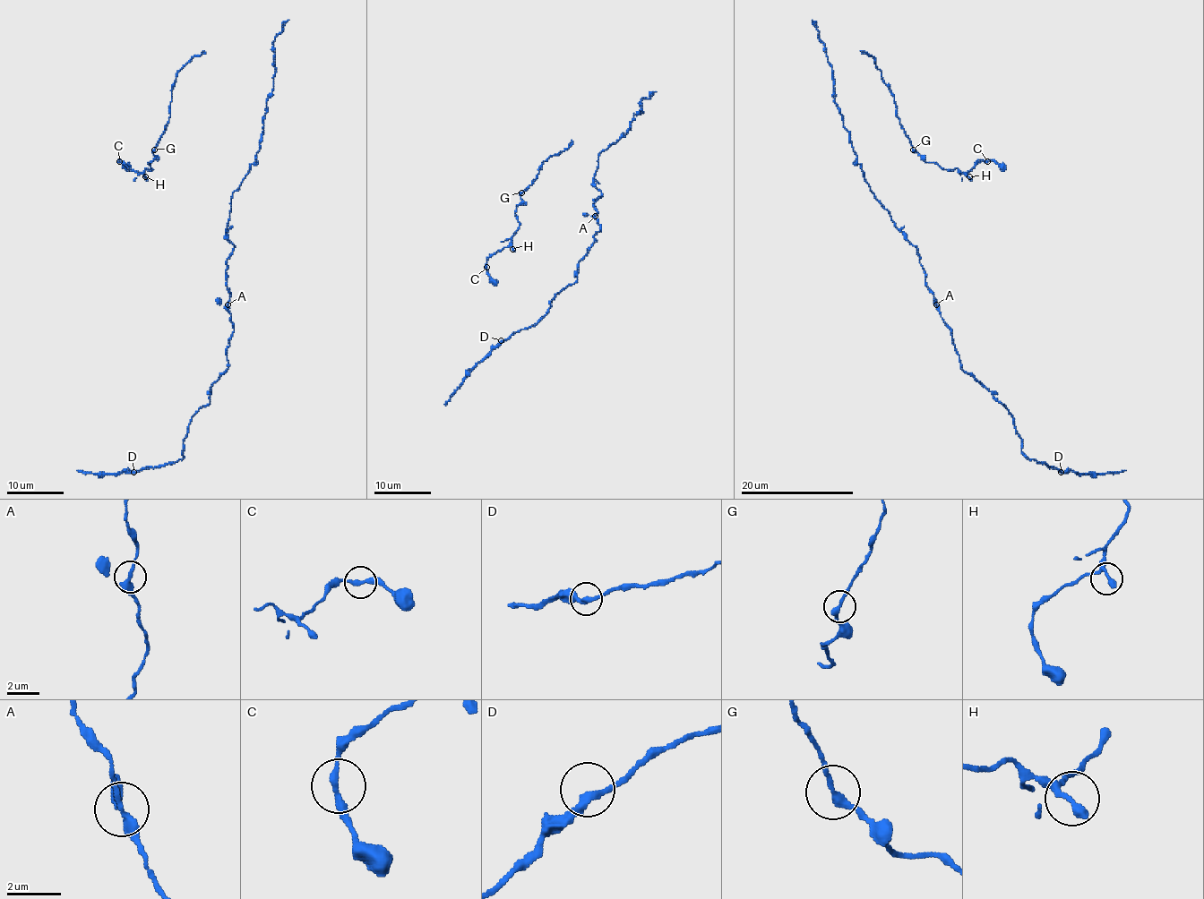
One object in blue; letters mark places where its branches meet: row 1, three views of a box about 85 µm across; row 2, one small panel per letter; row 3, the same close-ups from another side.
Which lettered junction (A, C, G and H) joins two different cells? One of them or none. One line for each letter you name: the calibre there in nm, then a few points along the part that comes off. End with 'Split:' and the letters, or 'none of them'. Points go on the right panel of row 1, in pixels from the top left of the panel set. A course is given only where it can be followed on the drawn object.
Split: none of them

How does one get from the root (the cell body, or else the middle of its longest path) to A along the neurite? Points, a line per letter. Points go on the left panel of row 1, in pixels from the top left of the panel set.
A: (232, 198), (227, 237), (234, 244), (225, 269), (229, 294), (228, 305)

